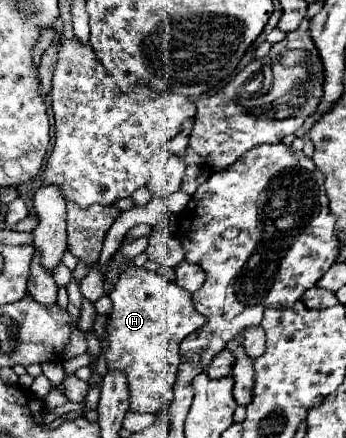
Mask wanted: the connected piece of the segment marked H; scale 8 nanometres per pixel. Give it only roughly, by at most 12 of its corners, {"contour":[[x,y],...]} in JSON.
{"contour":[[127,263],[109,291],[107,371],[129,411],[173,401],[191,293]]}

